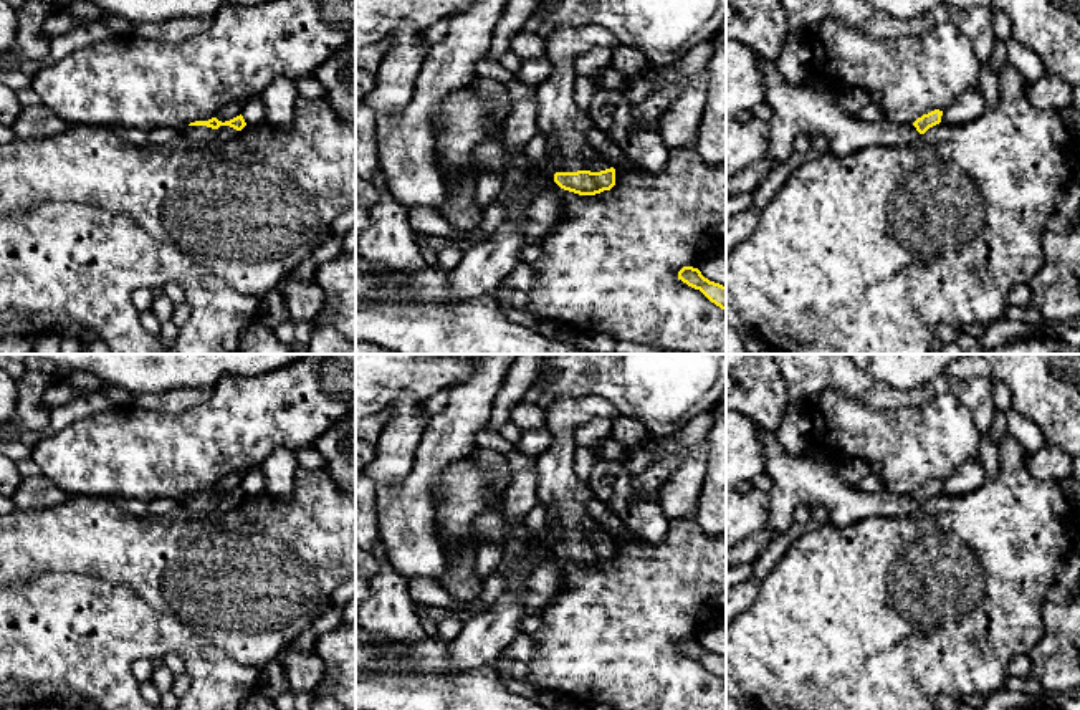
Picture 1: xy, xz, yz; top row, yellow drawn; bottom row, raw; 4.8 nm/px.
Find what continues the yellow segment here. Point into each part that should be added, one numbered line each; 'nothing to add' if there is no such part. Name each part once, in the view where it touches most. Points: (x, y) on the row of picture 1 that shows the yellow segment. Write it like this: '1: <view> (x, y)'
1: xz (559, 118)

